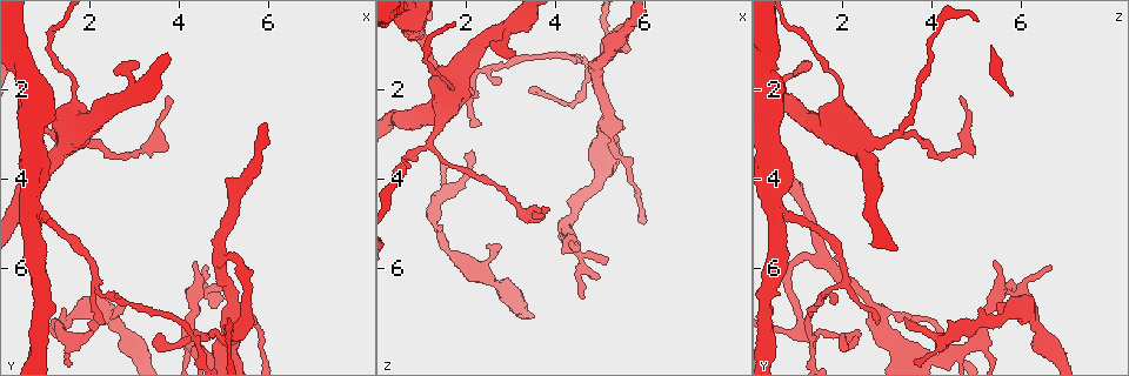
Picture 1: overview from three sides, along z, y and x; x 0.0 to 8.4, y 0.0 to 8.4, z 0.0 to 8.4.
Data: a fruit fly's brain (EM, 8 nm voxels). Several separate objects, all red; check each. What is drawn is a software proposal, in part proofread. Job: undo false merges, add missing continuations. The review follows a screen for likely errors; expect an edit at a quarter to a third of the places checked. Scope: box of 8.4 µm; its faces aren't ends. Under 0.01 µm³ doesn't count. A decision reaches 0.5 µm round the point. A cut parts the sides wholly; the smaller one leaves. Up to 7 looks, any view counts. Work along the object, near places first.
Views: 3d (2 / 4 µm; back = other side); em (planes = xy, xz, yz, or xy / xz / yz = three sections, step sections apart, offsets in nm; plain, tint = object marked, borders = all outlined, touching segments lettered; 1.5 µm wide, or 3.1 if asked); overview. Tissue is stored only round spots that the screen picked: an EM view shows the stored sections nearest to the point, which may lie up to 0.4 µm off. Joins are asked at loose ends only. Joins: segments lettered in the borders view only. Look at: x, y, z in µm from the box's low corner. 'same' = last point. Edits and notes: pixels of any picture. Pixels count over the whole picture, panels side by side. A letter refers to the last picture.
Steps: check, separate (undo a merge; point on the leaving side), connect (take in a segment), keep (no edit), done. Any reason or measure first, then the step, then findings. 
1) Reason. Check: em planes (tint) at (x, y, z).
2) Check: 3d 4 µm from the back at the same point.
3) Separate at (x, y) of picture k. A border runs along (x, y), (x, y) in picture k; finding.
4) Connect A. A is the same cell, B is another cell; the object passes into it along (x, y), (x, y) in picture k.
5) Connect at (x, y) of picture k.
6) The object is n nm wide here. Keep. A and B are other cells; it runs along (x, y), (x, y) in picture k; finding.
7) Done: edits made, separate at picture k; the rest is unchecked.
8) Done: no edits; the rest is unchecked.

Thin end. Check: 3d 2 µm at (3.55, 7.50, 2.00).

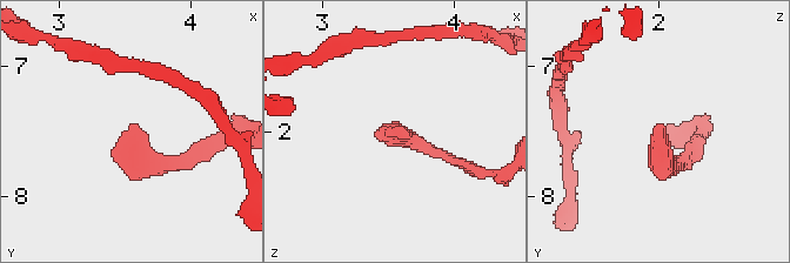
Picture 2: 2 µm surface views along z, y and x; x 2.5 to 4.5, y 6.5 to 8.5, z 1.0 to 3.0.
Need the tissue. Check: em planes (borders) at (3.54, 7.44, 2.00).

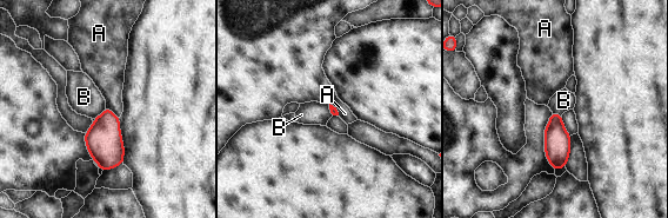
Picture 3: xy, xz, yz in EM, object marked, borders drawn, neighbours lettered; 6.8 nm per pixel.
Keep. A and B are other cells; a border runs along (105, 107), (94, 119) in picture 3; none of them fits.

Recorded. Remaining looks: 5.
Branch stops here. Check: 3d 4 µm at (3.05, 1.45, 1.30).

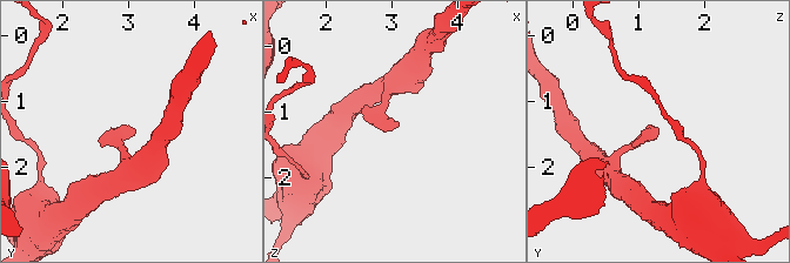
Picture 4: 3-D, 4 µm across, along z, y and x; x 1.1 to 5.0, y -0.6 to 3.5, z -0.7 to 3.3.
Need the tissue. Check: em yz step 4 (borders) at (3.05, 1.40, 1.30).

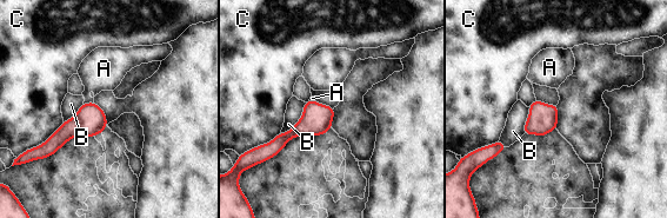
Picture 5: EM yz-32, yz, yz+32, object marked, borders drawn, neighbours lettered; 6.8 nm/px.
Keep. A, B and C are other cells; a border runs along (93, 101), (84, 104) in picture 5; no lettered segment goes on from it.

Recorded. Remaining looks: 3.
Small branch off a trunk. Check: 3d 4 µm at (1.15, 3.05, 3.25).

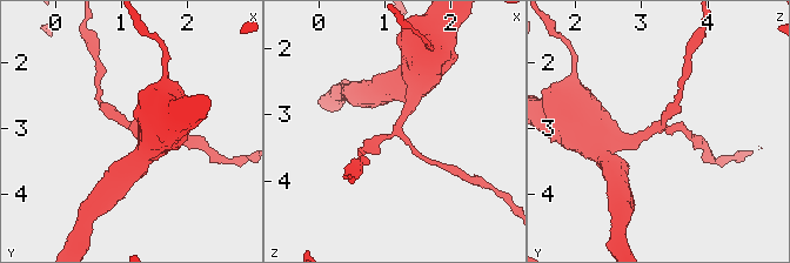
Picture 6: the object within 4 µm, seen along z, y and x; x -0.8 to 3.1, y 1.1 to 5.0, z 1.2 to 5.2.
3 arms meet here. Check: em xz step 8 (plain) at (1.20, 3.00, 3.25).

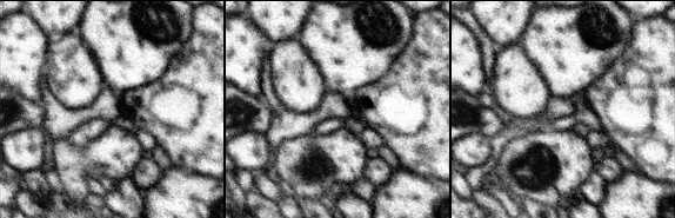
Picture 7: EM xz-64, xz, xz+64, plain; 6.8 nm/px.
See the neighbours. Check: em xz step 8 (borders) at the same point.

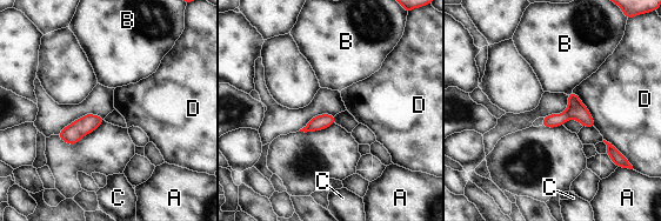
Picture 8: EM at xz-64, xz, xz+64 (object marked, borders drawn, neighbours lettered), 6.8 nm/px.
Keep. A, B, C and D are other cells; a border runs along (573, 92), (588, 111), (595, 127) in picture 8; continuous, no second neuron.

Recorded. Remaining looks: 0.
Done: no edits; the rest is unchecked.

